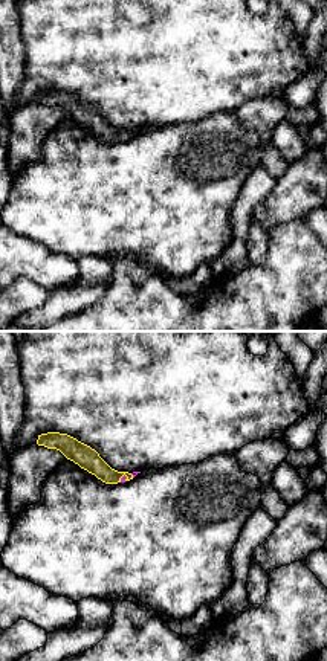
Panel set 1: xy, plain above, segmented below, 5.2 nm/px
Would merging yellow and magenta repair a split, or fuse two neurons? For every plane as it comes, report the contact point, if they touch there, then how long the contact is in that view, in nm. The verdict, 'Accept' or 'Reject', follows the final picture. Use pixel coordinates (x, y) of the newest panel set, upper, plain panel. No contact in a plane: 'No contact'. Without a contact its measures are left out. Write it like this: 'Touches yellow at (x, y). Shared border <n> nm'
Touches yellow at (121, 135). Shared border 50 nm

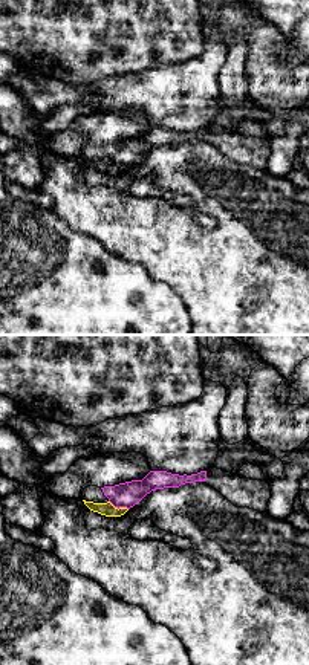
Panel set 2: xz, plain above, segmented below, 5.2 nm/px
Touches yellow at (117, 165). Shared border 120 nm

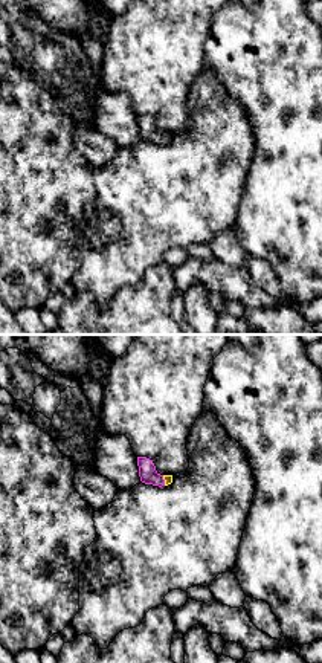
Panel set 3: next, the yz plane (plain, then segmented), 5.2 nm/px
Touches yellow at (164, 136). Shared border 60 nm

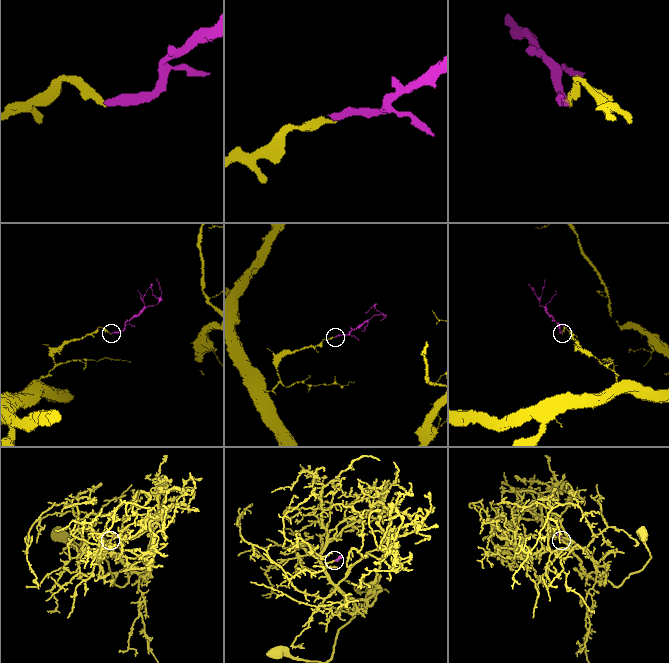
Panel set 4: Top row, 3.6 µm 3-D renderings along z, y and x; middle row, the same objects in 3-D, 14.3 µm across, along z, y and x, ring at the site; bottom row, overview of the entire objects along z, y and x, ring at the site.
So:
Accept

